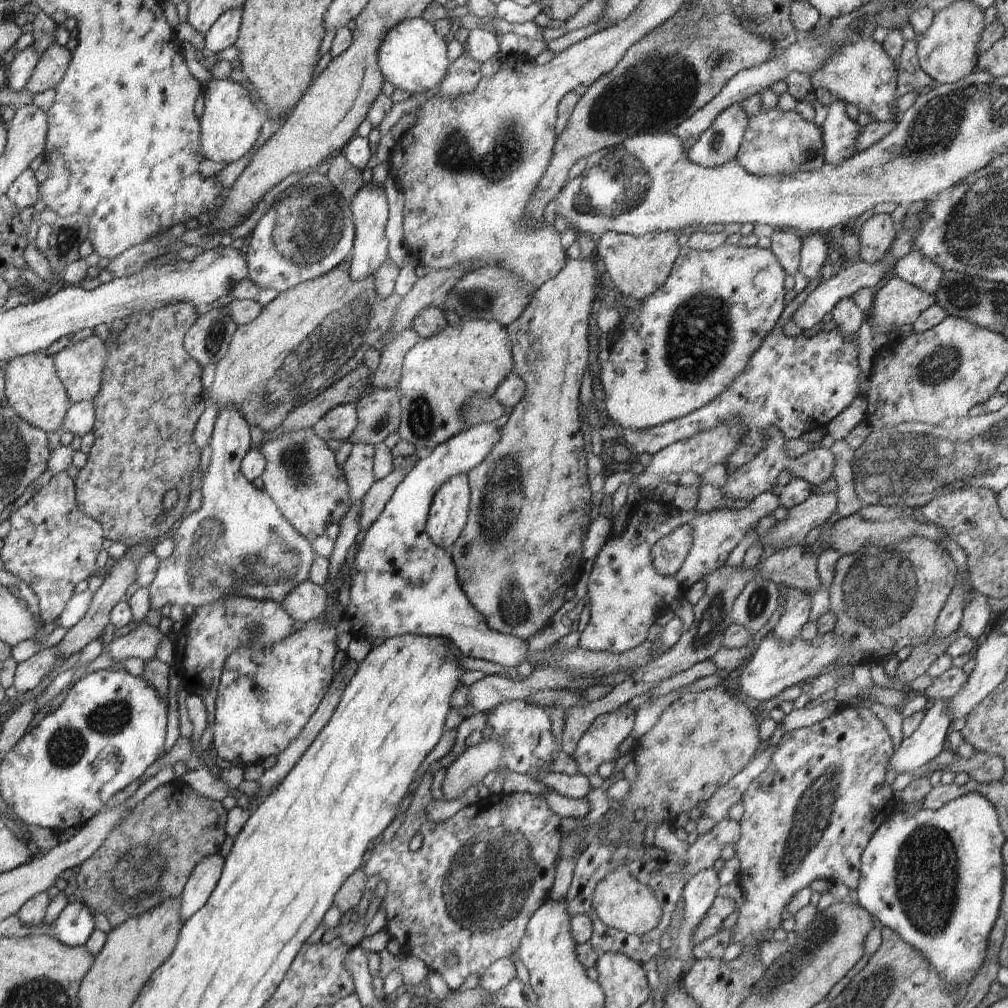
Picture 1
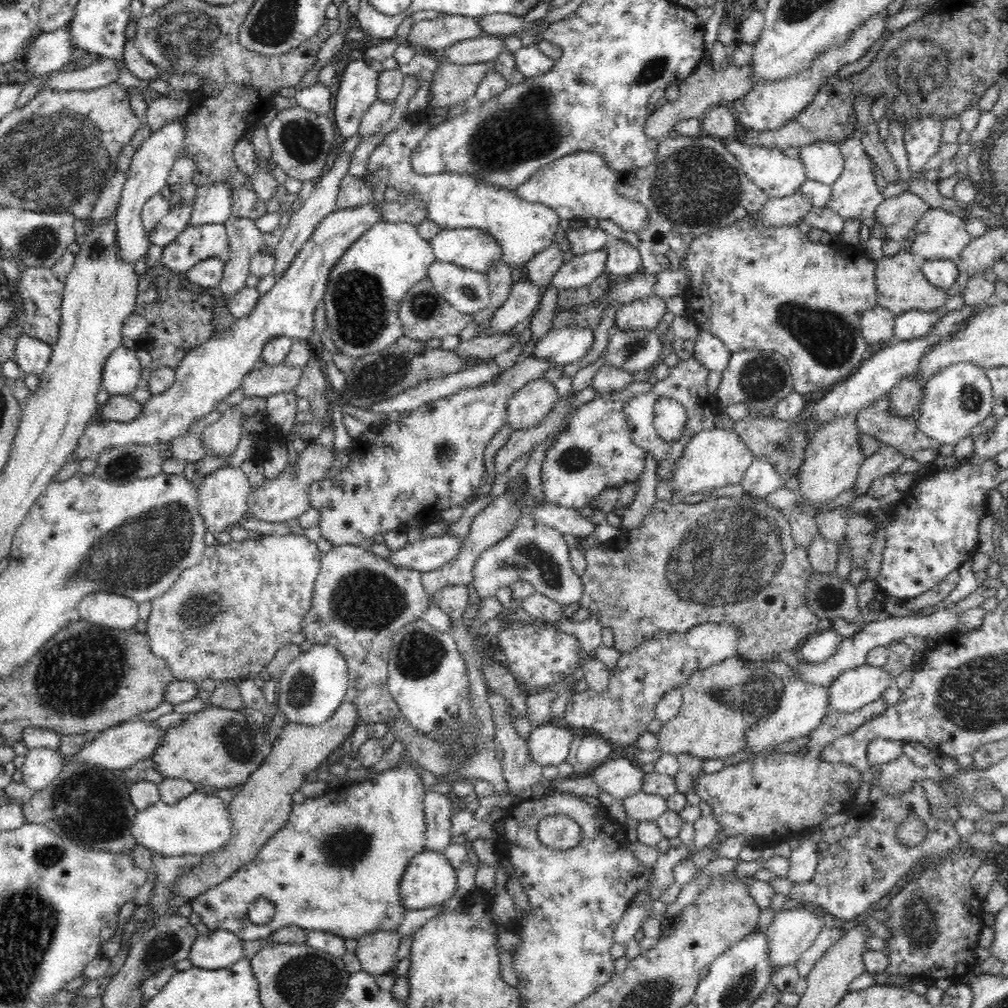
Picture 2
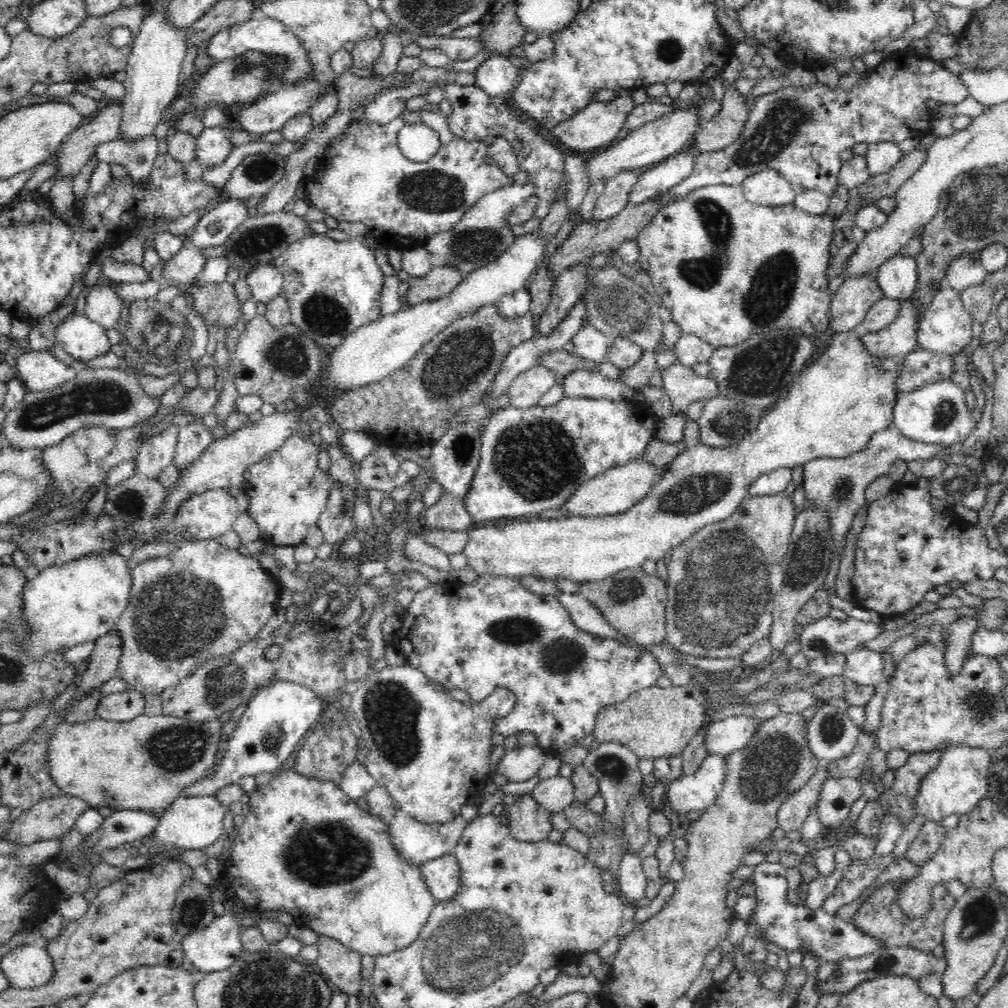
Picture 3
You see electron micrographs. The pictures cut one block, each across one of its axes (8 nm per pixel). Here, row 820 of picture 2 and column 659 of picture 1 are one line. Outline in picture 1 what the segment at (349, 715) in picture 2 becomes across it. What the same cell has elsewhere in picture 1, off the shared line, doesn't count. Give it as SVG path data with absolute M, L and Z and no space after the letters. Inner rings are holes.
M674 231L651 232L640 237L626 233L604 233L597 237L598 258L603 270L608 272L615 289L622 296L642 300L655 293L668 278L679 255L679 245Z

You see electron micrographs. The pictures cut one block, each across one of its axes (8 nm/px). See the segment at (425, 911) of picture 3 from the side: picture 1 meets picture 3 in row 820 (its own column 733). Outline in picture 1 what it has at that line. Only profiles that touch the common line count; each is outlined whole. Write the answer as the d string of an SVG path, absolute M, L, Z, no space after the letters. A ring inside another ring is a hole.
M724 243L722 246L709 251L690 249L685 256L678 255L664 284L655 293L643 298L641 300L642 304L636 310L629 309L629 311L626 311L619 324L619 337L611 343L609 358L602 363L600 382L605 394L606 410L613 422L626 429L646 430L689 415L720 396L733 383L733 380L744 372L751 356L760 348L766 335L778 322L785 307L784 296L786 296L787 292L784 289L784 276L784 269L780 266L774 253L770 249L763 249L757 245L741 247Z

